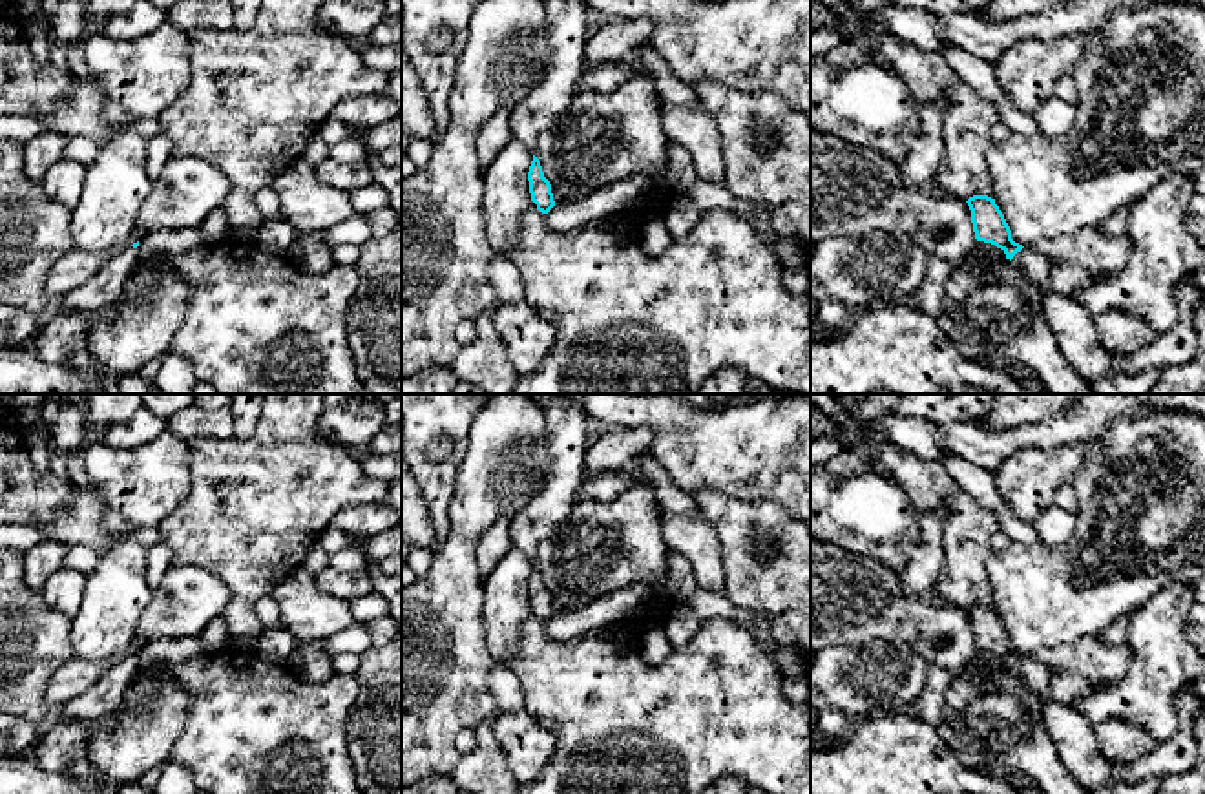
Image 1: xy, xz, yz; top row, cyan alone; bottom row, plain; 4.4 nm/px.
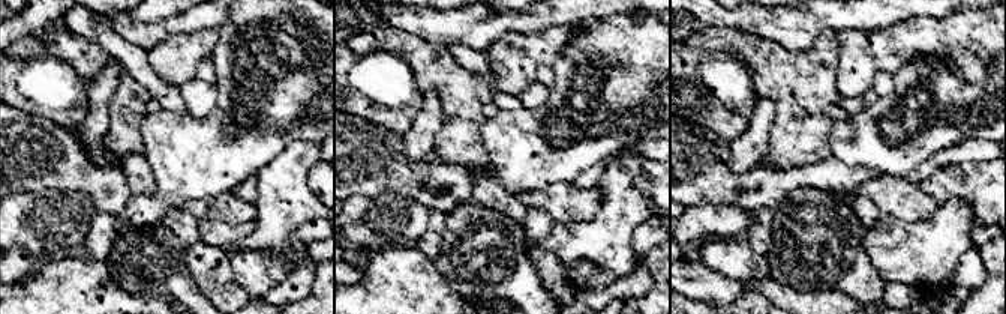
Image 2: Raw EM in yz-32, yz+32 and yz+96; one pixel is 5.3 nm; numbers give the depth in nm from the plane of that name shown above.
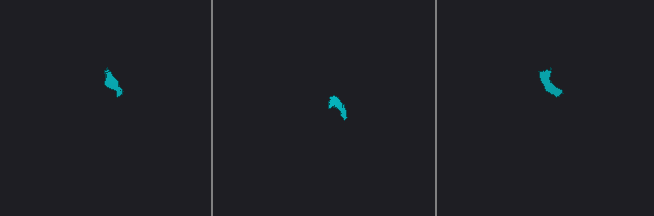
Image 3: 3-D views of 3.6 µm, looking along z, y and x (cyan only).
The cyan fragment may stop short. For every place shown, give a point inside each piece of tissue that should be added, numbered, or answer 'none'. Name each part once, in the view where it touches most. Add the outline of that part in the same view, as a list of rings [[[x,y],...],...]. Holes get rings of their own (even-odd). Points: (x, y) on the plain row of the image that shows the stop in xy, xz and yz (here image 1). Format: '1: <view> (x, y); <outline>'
1: yz (1036, 676); [[[1024,655],[1011,670],[1037,695],[1043,706],[1052,703],[1050,670],[1035,655]]]

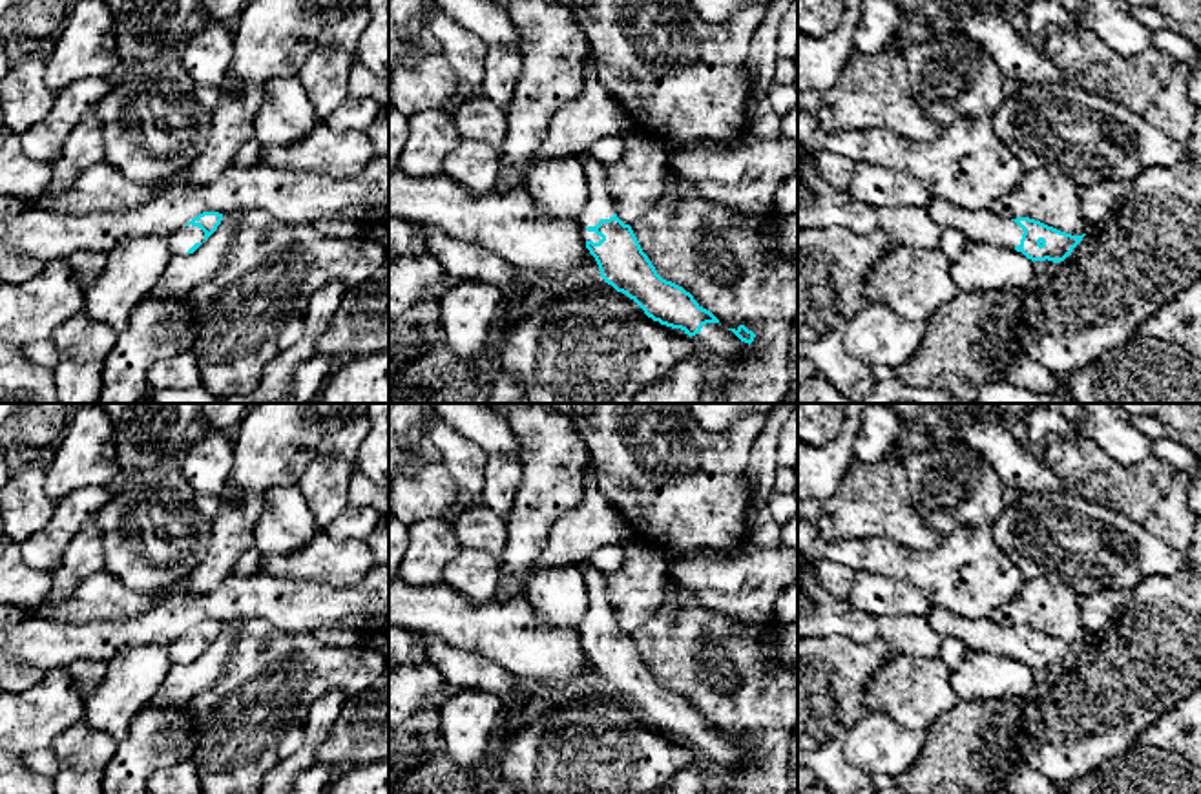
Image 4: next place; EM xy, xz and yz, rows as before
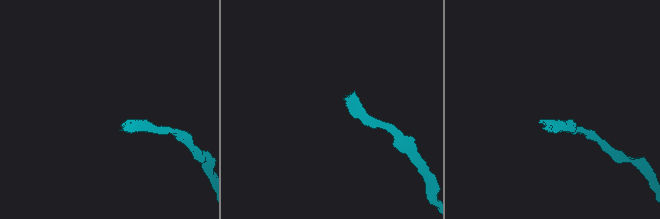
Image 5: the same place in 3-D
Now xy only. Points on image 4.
1: xy (181, 650); [[[183,635],[179,641],[170,644],[170,655],[173,664],[186,664],[195,653],[204,650],[204,641],[199,635]]]

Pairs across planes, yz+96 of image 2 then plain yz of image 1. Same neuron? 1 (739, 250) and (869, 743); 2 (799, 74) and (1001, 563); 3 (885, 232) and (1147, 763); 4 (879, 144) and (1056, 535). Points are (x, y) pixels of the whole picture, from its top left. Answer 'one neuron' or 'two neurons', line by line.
1: one neuron
2: two neurons
3: two neurons
4: two neurons

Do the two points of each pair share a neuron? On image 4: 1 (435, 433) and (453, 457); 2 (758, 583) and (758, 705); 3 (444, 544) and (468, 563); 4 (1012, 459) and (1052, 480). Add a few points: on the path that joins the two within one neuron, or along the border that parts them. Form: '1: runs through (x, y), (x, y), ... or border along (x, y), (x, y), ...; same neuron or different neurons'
1: runs through (440, 438), (453, 451); same neuron
2: border along (718, 608), (745, 625), (760, 625), (771, 617); different neurons
3: border along (462, 550), (446, 566), (440, 581); different neurons
4: runs through (1021, 468), (1043, 480); same neuron

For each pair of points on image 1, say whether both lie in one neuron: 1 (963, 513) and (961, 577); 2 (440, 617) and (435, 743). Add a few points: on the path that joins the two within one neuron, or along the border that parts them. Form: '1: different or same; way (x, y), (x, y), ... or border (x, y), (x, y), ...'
1: same; way (963, 530), (963, 561)
2: same; way (435, 648), (435, 712)

